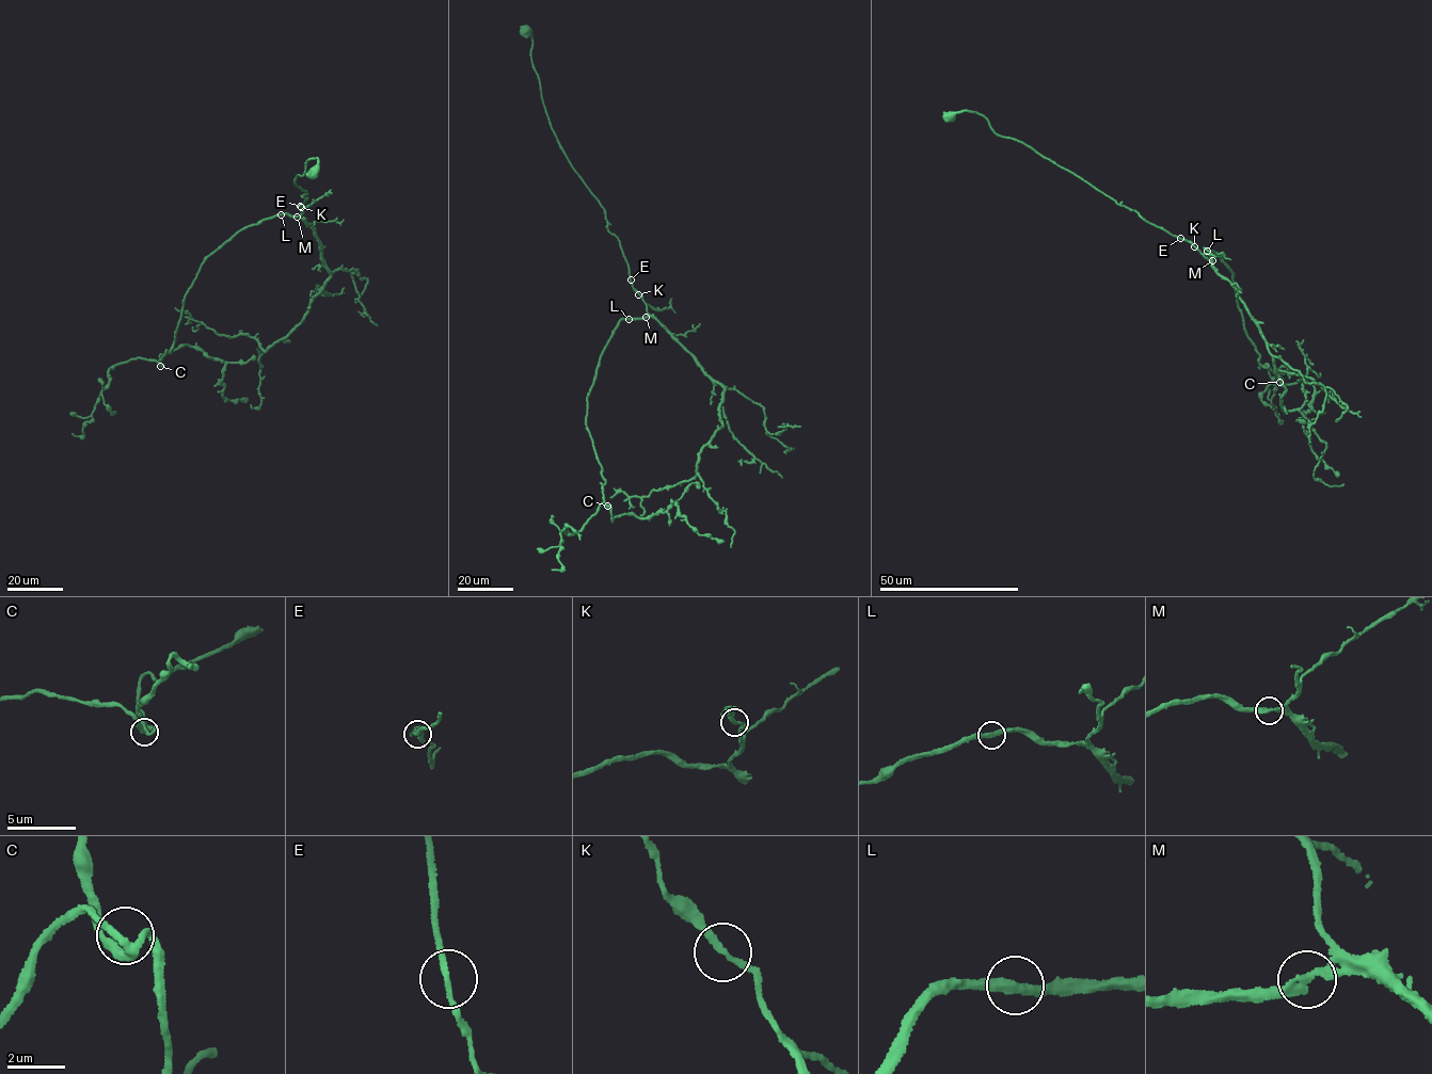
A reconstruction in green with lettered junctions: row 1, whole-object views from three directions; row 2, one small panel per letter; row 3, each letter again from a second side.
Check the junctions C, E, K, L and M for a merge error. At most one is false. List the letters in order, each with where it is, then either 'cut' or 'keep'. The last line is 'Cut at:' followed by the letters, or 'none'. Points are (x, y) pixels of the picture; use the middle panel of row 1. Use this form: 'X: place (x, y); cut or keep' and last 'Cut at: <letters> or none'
C: place (607, 506); keep
E: place (631, 279); keep
K: place (638, 294); keep
L: place (629, 319); keep
M: place (646, 317); keep
Cut at: none

